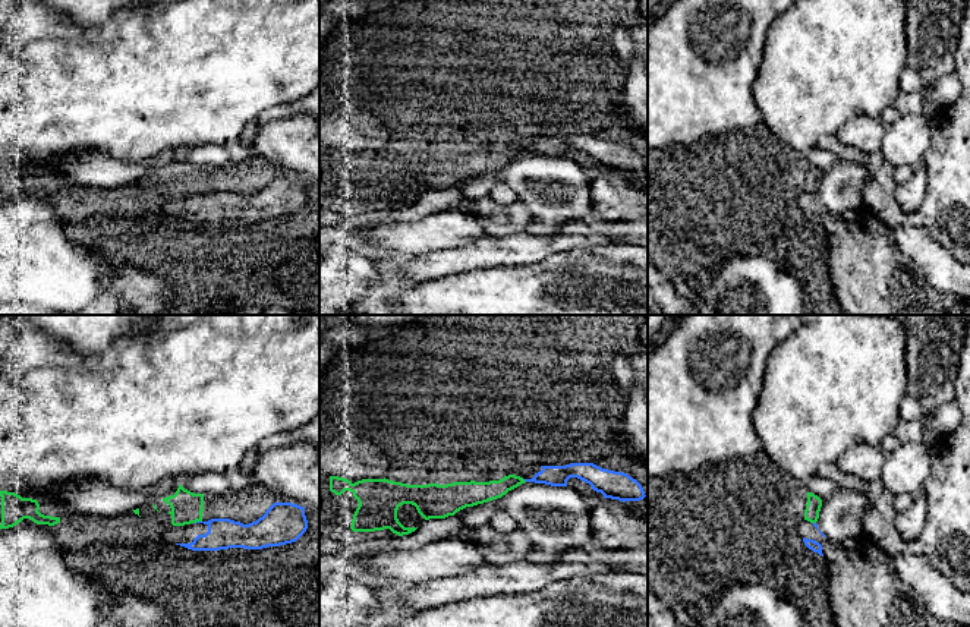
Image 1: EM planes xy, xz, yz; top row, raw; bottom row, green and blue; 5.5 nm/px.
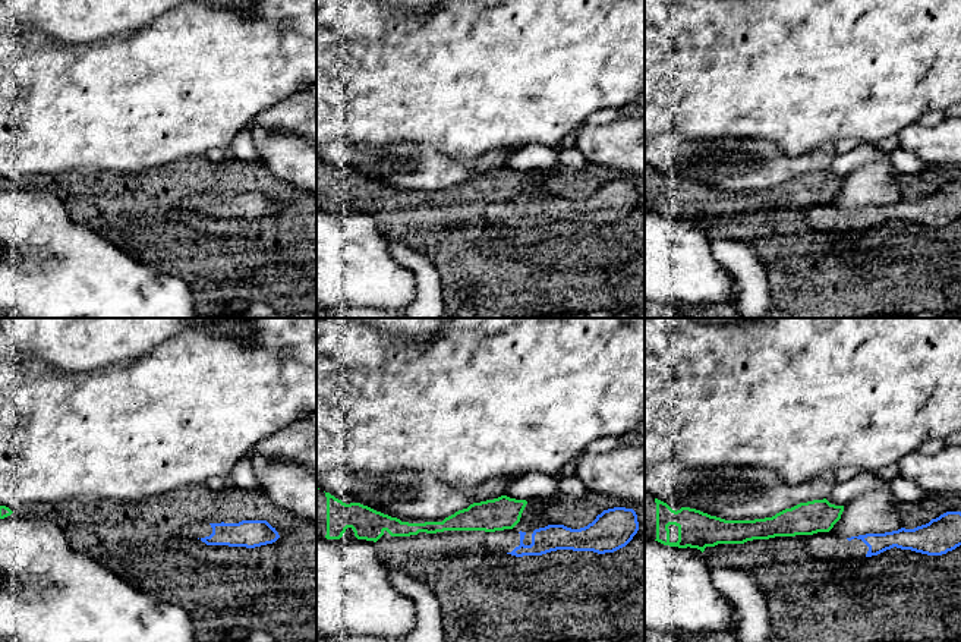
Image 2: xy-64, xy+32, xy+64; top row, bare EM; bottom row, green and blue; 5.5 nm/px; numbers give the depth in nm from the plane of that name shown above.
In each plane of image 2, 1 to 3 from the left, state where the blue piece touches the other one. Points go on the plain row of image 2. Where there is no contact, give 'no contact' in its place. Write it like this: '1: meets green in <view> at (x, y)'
1: no contact
2: no contact
3: no contact

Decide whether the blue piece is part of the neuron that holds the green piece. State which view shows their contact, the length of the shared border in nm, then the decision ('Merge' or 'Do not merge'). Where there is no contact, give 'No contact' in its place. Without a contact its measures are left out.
Touches green in xy. Shared border 40 nm. Do not merge

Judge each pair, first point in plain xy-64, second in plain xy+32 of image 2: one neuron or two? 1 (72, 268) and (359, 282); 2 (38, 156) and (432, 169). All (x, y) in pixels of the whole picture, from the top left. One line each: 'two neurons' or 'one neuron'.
1: one neuron
2: two neurons

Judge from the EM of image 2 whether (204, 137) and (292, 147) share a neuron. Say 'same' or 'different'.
different

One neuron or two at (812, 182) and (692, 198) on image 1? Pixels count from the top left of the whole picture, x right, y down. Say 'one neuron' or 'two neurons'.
one neuron

